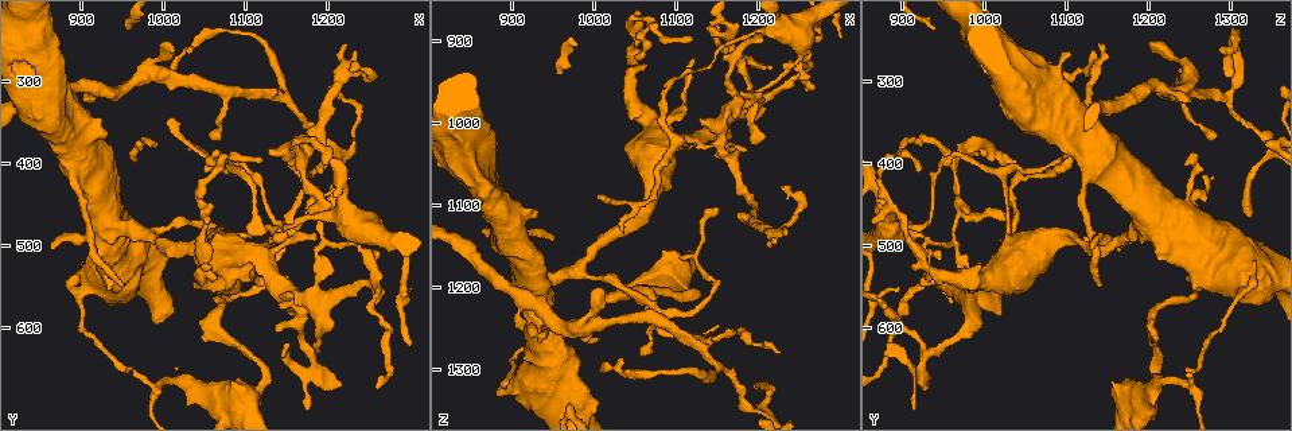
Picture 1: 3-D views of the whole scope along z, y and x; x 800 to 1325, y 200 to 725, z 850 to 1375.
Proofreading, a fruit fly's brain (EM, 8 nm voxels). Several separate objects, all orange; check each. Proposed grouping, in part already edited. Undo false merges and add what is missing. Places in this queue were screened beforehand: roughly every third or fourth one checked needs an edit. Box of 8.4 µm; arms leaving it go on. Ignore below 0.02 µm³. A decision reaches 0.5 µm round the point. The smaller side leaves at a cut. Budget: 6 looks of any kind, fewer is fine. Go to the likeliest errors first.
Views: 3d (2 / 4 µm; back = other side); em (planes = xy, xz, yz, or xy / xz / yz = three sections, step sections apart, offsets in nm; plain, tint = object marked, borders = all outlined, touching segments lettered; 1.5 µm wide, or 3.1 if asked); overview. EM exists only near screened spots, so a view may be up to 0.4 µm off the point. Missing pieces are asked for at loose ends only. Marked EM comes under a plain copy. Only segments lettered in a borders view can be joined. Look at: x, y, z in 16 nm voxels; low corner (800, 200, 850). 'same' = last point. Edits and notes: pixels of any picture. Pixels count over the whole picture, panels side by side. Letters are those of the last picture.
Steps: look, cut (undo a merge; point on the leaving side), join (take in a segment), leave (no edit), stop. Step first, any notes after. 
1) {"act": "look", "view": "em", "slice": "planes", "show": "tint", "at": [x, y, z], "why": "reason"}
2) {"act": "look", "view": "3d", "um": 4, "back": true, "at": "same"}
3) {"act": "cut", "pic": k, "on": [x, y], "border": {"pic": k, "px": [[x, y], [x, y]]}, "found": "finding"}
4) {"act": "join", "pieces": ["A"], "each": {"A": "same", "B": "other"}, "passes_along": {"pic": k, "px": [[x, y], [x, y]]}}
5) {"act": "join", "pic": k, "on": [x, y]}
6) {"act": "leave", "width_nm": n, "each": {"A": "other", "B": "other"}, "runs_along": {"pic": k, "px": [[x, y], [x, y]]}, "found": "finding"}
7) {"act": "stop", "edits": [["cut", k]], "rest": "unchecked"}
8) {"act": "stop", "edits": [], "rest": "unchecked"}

{"act": "look", "view": "3d", "um": 2, "at": [1010, 295, 1305], "why": "tapers out"}

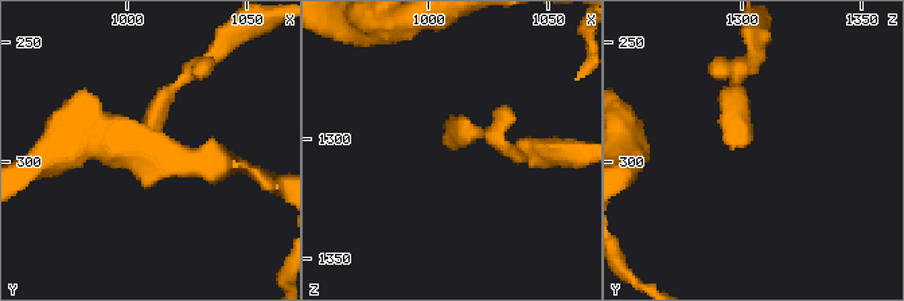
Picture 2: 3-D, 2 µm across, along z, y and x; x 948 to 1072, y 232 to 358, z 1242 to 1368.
{"act": "look", "view": "em", "slice": "planes", "show": "borders", "at": [1009, 294, 1301], "why": "need the tissue"}

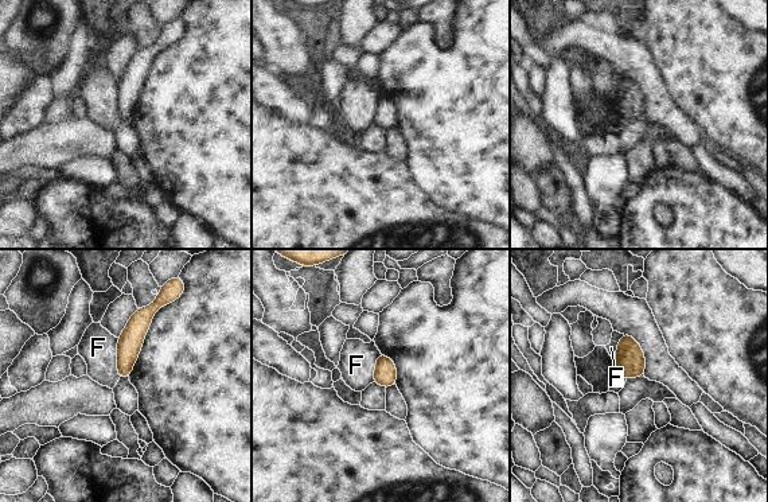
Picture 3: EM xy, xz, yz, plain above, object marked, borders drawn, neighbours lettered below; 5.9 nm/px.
{"act": "leave", "each": {"F": "other"}, "runs_along": {"pic": 3, "px": [[155, 306], [136, 327], [121, 374]]}, "found": "no lettered segment goes on from it"}

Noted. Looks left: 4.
{"act": "look", "view": "3d", "um": 4, "at": [930, 475, 1200], "why": "sudden change in width"}

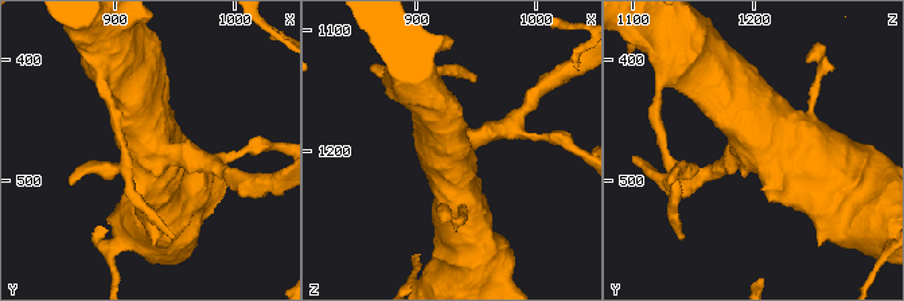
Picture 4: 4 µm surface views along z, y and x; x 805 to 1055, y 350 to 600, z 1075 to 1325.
{"act": "look", "view": "em", "slice": "xy", "step": 8, "show": "tint", "at": [934, 478, 1202], "why": "need the tissue"}

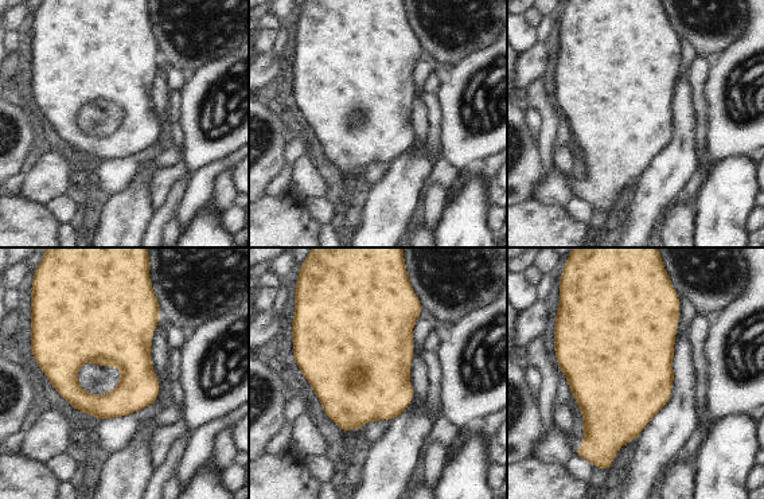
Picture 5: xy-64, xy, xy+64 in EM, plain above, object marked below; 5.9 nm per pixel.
{"act": "look", "view": "em", "slice": "yz", "step": 4, "show": "borders", "at": "same", "why": "cut it another way"}

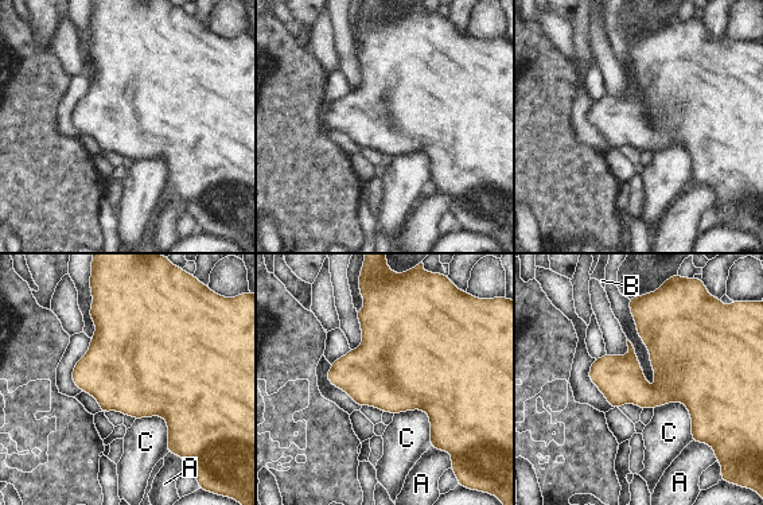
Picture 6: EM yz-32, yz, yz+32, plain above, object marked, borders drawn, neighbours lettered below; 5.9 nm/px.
{"act": "leave", "width_nm": 550, "each": {"A": "other", "B": "other", "C": "other"}, "found": "all the same neuron"}

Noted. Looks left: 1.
{"act": "look", "view": "em", "slice": "planes", "show": "borders", "at": [1190, 465, 970], "why": "abrupt turn"}

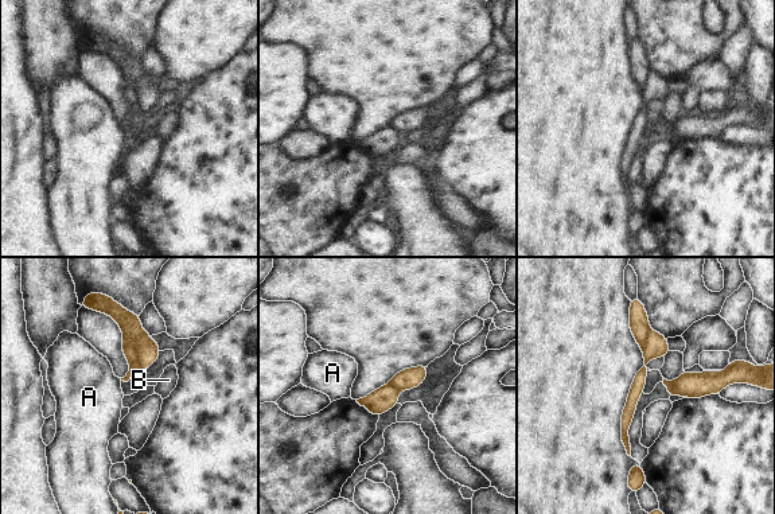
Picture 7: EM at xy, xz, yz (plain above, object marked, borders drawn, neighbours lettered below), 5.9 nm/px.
{"act": "cut", "pic": 7, "on": [128, 349], "each": {"A": "other", "B": "other"}, "found": "two neurons meet here"}

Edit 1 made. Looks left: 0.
{"act": "stop", "edits": [["cut", 7]], "rest": "unchecked"}

